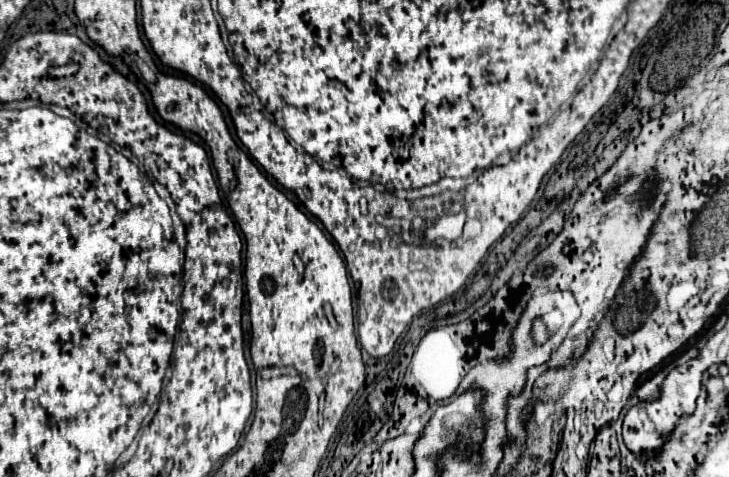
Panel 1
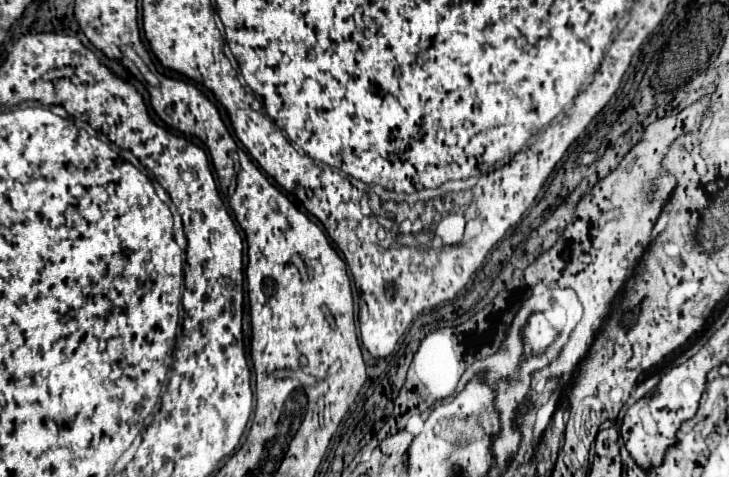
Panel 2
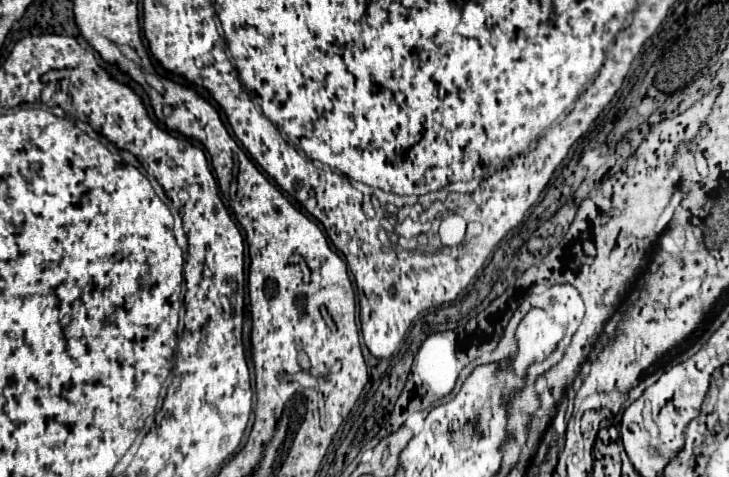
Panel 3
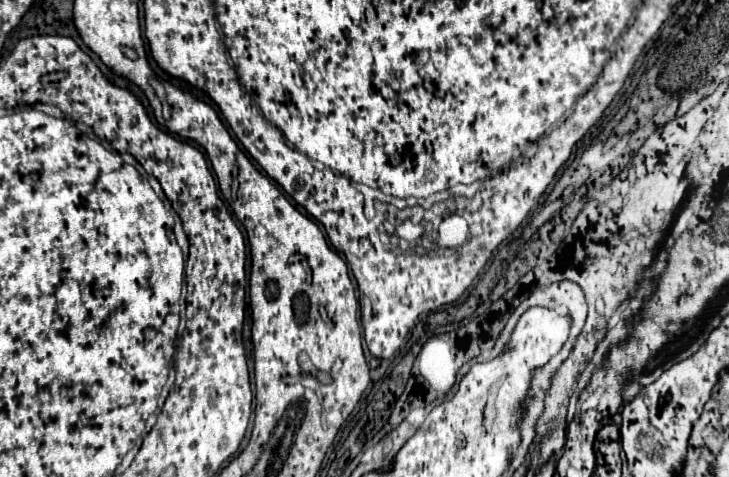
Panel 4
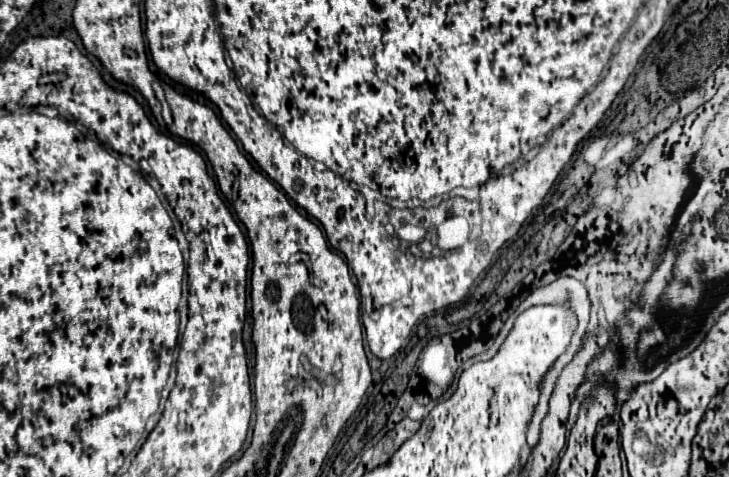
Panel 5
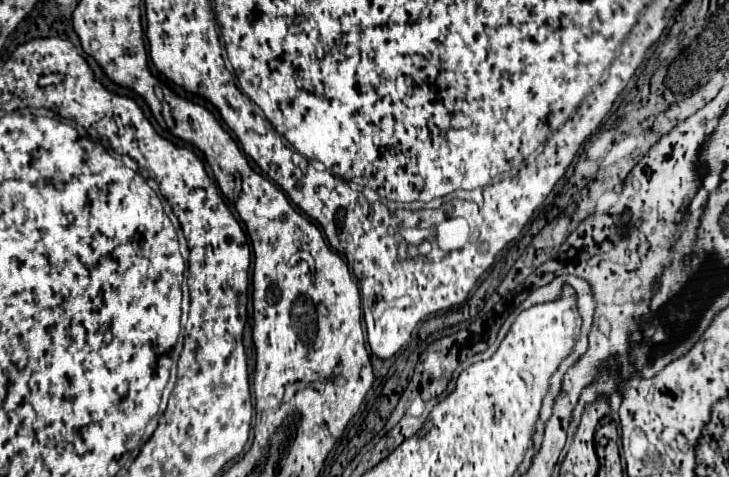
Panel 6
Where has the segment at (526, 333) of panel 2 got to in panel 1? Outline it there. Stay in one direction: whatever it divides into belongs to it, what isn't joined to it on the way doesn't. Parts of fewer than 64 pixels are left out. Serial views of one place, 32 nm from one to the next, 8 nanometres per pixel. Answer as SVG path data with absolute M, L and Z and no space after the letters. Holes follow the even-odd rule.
M536 318L532 322L532 340L534 340L534 344L542 346L548 338L550 338L550 328L546 326L546 322L542 318Z

